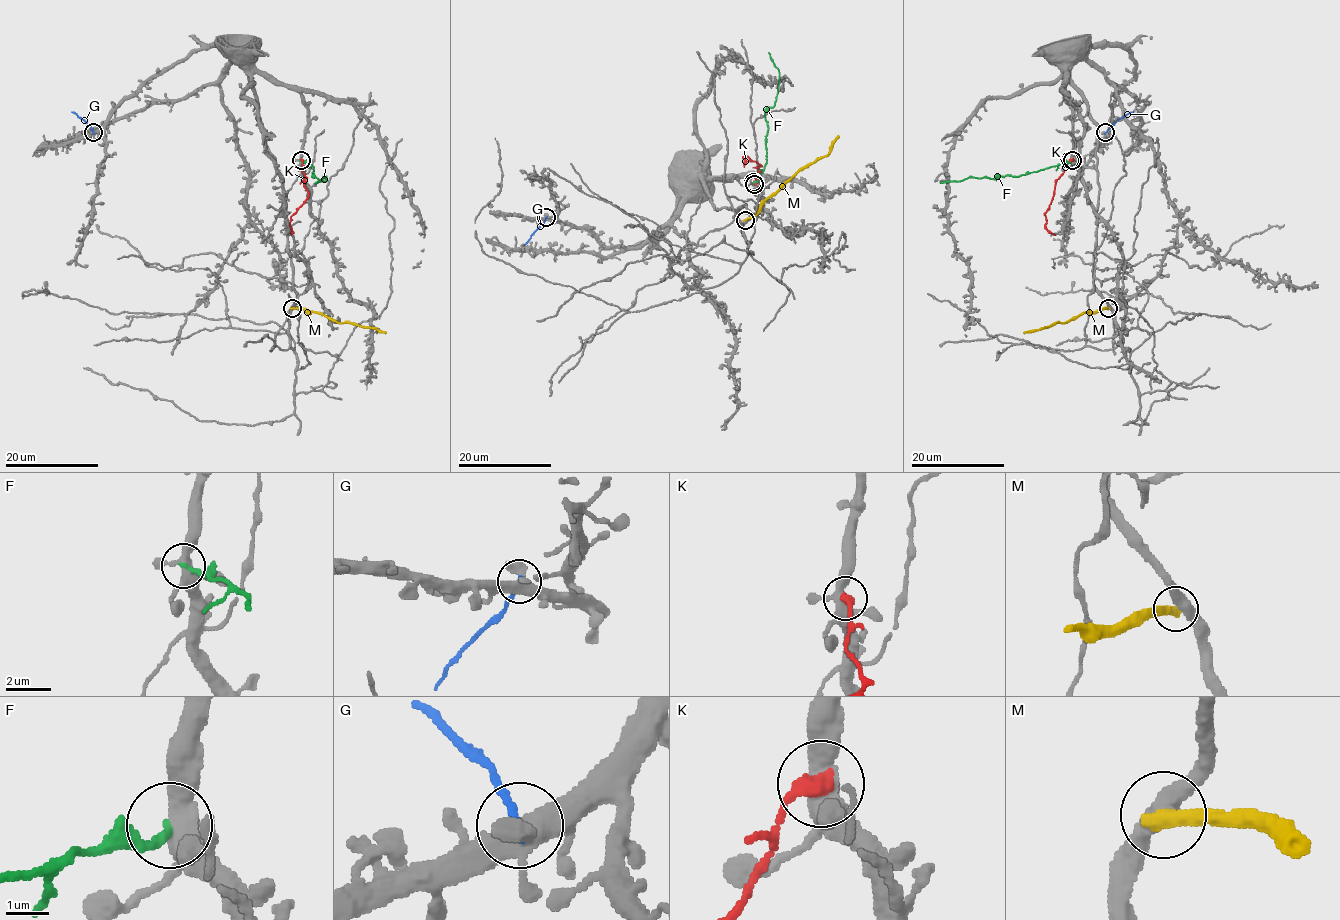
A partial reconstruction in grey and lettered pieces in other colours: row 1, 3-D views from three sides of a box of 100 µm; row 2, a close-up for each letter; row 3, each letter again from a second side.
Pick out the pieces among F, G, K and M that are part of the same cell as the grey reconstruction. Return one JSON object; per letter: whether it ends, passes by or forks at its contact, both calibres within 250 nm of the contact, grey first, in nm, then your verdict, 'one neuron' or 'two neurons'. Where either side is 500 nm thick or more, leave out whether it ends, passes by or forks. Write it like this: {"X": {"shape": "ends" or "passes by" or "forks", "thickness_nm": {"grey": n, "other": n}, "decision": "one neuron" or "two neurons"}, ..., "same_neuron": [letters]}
{"F": {"shape": "ends", "thickness_nm": {"grey": 400, "other": 200}, "decision": "two neurons"}, "G": {"shape": "ends", "thickness_nm": {"grey": 480, "other": 180}, "decision": "two neurons"}, "K": {"shape": "ends", "thickness_nm": {"grey": 440, "other": 440}, "decision": "two neurons"}, "M": {"shape": "ends", "thickness_nm": {"grey": 440, "other": 380}, "decision": "two neurons"}, "same_neuron": []}

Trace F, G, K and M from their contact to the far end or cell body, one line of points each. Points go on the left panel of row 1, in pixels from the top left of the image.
F: (299, 160), (313, 167), (314, 176), (312, 175), (326, 177), (316, 183)
G: (93, 132), (71, 111)
K: (302, 160), (309, 194), (291, 217), (291, 235)
M: (292, 308), (303, 308), (339, 322), (385, 332)

